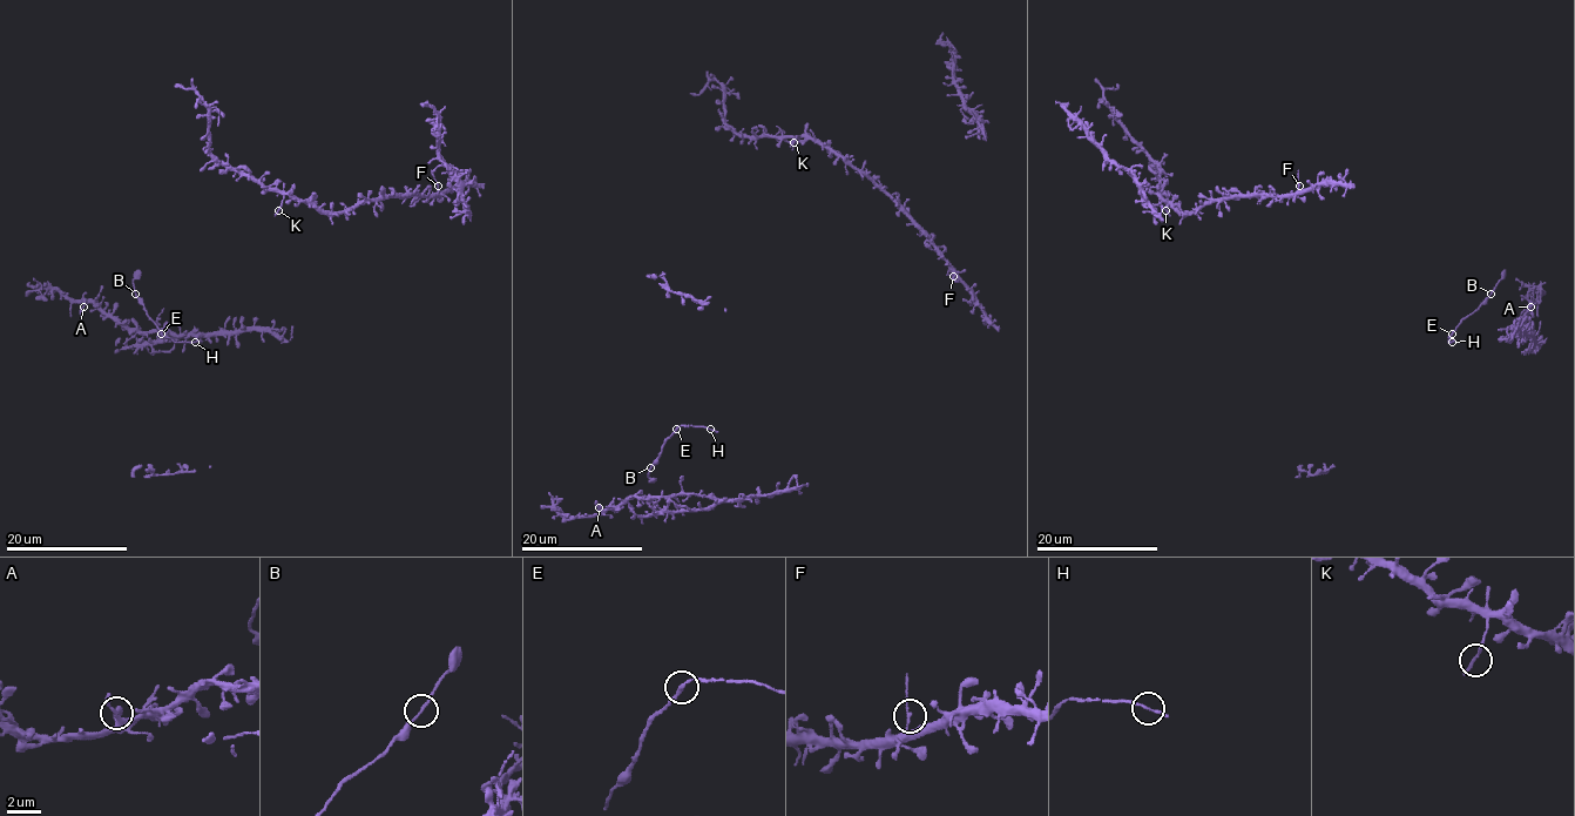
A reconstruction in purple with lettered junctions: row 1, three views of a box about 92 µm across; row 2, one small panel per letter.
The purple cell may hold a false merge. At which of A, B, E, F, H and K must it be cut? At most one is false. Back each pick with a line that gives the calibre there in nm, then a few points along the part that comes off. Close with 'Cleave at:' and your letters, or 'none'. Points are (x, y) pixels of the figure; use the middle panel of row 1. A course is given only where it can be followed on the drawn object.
Cleave at: none

